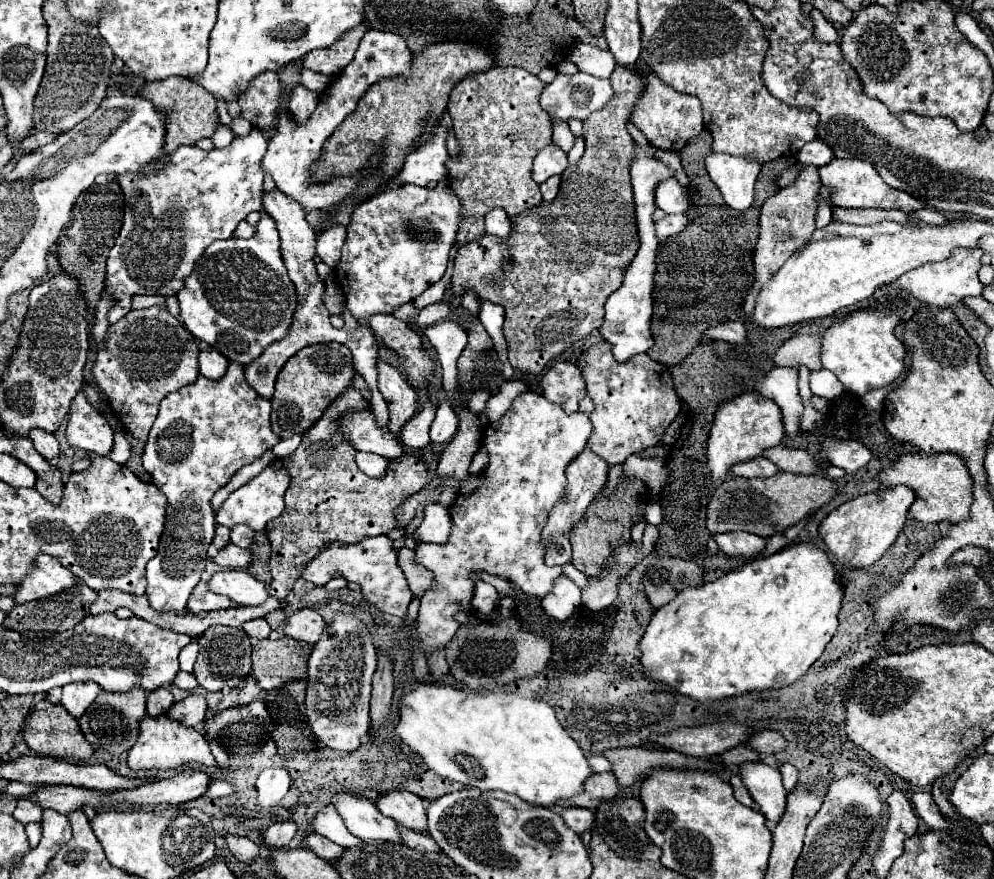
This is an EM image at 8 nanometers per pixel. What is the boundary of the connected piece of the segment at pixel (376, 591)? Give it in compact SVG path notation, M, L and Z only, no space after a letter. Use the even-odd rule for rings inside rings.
M386 535L366 537L354 545L330 545L306 565L302 577L316 583L316 586L322 586L334 577L334 573L342 573L348 581L358 583L366 601L376 605L380 611L402 617L402 599L408 597L410 589L404 571L398 565L398 551Z

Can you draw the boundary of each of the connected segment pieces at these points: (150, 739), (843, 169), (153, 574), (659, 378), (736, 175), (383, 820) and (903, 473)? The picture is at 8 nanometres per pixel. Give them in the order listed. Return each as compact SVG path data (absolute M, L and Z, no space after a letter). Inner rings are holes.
M166 715L152 719L152 717L144 717L140 723L140 737L136 741L136 745L130 749L128 753L128 767L132 771L170 771L170 769L178 769L184 763L200 763L202 767L212 767L216 769L216 759L210 751L210 745L206 741L206 737L192 729L192 727L184 727L178 721L170 721Z
M834 159L828 165L820 167L820 179L822 179L822 185L828 187L832 203L836 207L846 207L846 209L874 207L874 209L900 209L900 211L916 211L924 207L918 199L910 197L908 193L886 185L886 181L878 177L878 171L874 169L874 165L862 159Z
M230 363L226 375L218 381L198 377L194 383L182 387L176 393L170 393L162 399L158 417L150 429L148 441L144 445L142 465L150 473L152 483L168 497L168 515L166 529L160 539L160 547L154 559L146 565L146 595L148 601L158 613L188 613L188 597L192 589L202 579L202 571L208 561L208 545L212 543L214 531L214 513L210 507L212 495L230 481L230 477L244 465L258 459L266 449L270 449L280 439L270 429L270 401L254 393L254 389L244 379L244 367Z
M598 341L578 355L578 367L584 375L588 395L594 401L590 415L594 431L588 447L598 457L608 465L618 465L628 455L662 441L662 435L680 413L680 397L674 391L674 381L666 365L650 359L646 353L634 355L626 363L614 361L610 343Z
M710 153L706 157L706 169L732 209L746 211L752 205L754 183L760 173L756 161L726 153Z
M340 793L332 797L332 803L348 831L360 837L362 841L386 841L404 845L400 825L394 823L390 817L384 817L368 799L358 799L354 795Z
M952 453L900 455L898 459L894 459L888 467L884 467L876 475L876 481L884 489L898 487L898 485L906 485L906 487L914 489L916 499L910 505L908 515L920 523L940 523L940 521L958 523L958 521L964 521L968 517L968 511L972 505L972 477L970 477L964 461Z

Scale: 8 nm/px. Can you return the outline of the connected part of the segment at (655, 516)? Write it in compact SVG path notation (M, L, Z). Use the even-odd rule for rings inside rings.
M652 501L652 503L648 503L648 505L646 505L644 519L646 519L648 523L660 525L660 521L662 521L662 511L660 511L660 503L658 503L658 501Z

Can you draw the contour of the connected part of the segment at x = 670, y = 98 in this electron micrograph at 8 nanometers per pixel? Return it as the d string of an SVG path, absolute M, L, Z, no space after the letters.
M644 73L644 77L648 79L648 85L646 85L642 99L636 103L636 107L632 111L632 123L646 135L646 139L654 147L666 149L666 151L680 151L704 127L700 101L698 101L698 97L682 95L682 93L674 91L672 87L668 87L666 83L656 79L652 73Z

